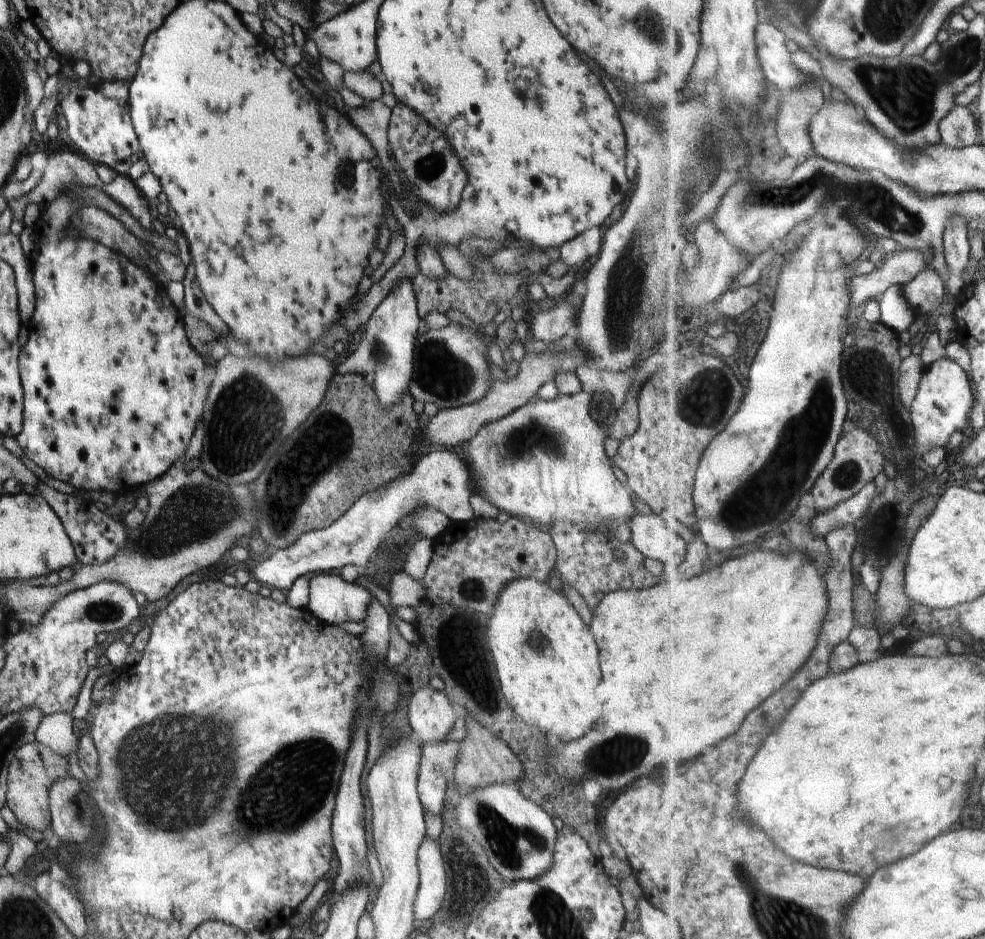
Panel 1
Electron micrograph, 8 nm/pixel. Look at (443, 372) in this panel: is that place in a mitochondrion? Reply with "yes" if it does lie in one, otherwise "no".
yes

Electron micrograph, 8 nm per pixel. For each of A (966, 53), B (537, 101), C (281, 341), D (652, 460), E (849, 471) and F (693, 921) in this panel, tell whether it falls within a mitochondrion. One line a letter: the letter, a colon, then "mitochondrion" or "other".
A: mitochondrion
B: mitochondrion
C: other
D: other
E: mitochondrion
F: other

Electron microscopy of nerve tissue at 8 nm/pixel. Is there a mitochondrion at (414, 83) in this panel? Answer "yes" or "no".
no

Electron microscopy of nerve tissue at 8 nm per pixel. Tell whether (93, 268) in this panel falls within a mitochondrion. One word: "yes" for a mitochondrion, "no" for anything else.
no

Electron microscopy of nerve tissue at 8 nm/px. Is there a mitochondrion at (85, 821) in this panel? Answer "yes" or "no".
yes

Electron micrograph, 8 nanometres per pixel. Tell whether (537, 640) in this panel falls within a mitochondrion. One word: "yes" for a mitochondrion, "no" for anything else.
yes

